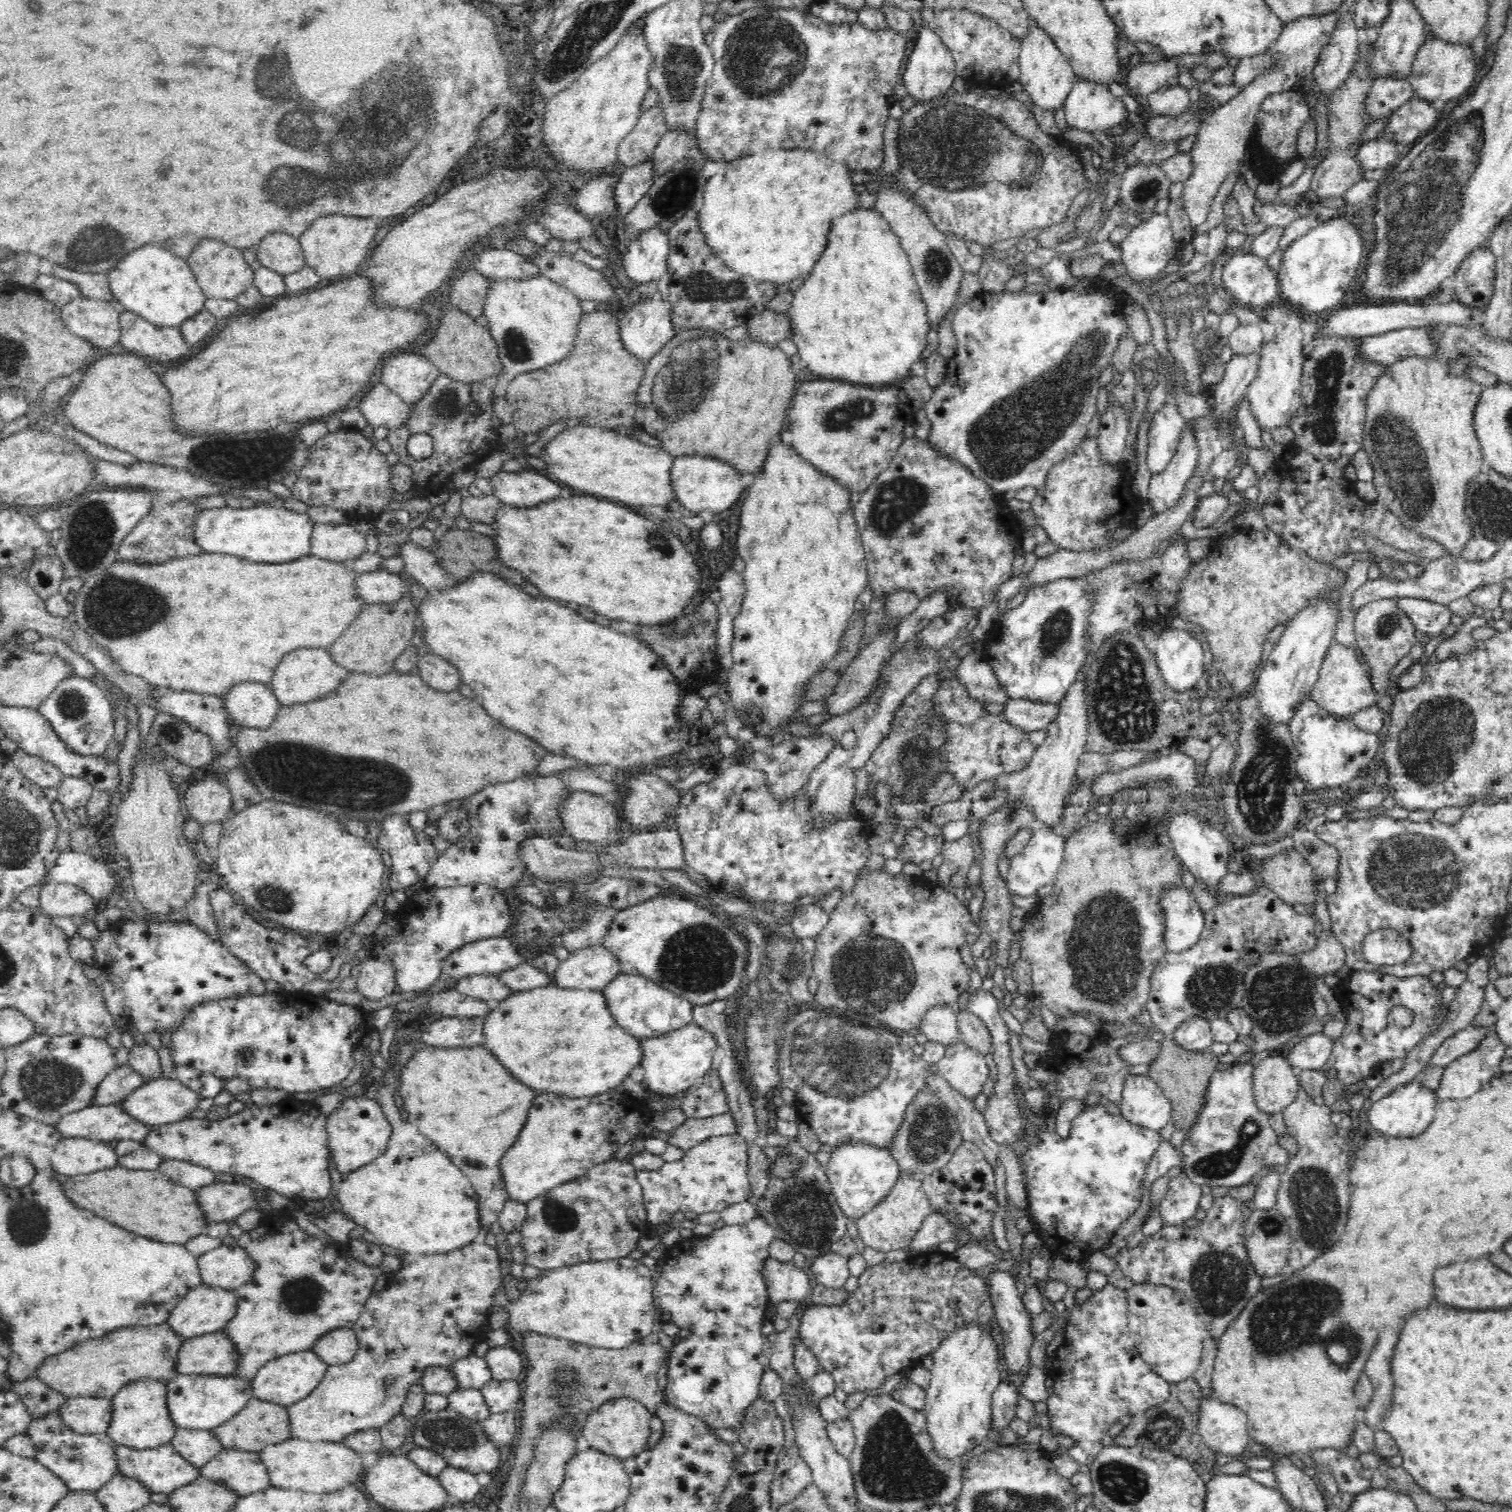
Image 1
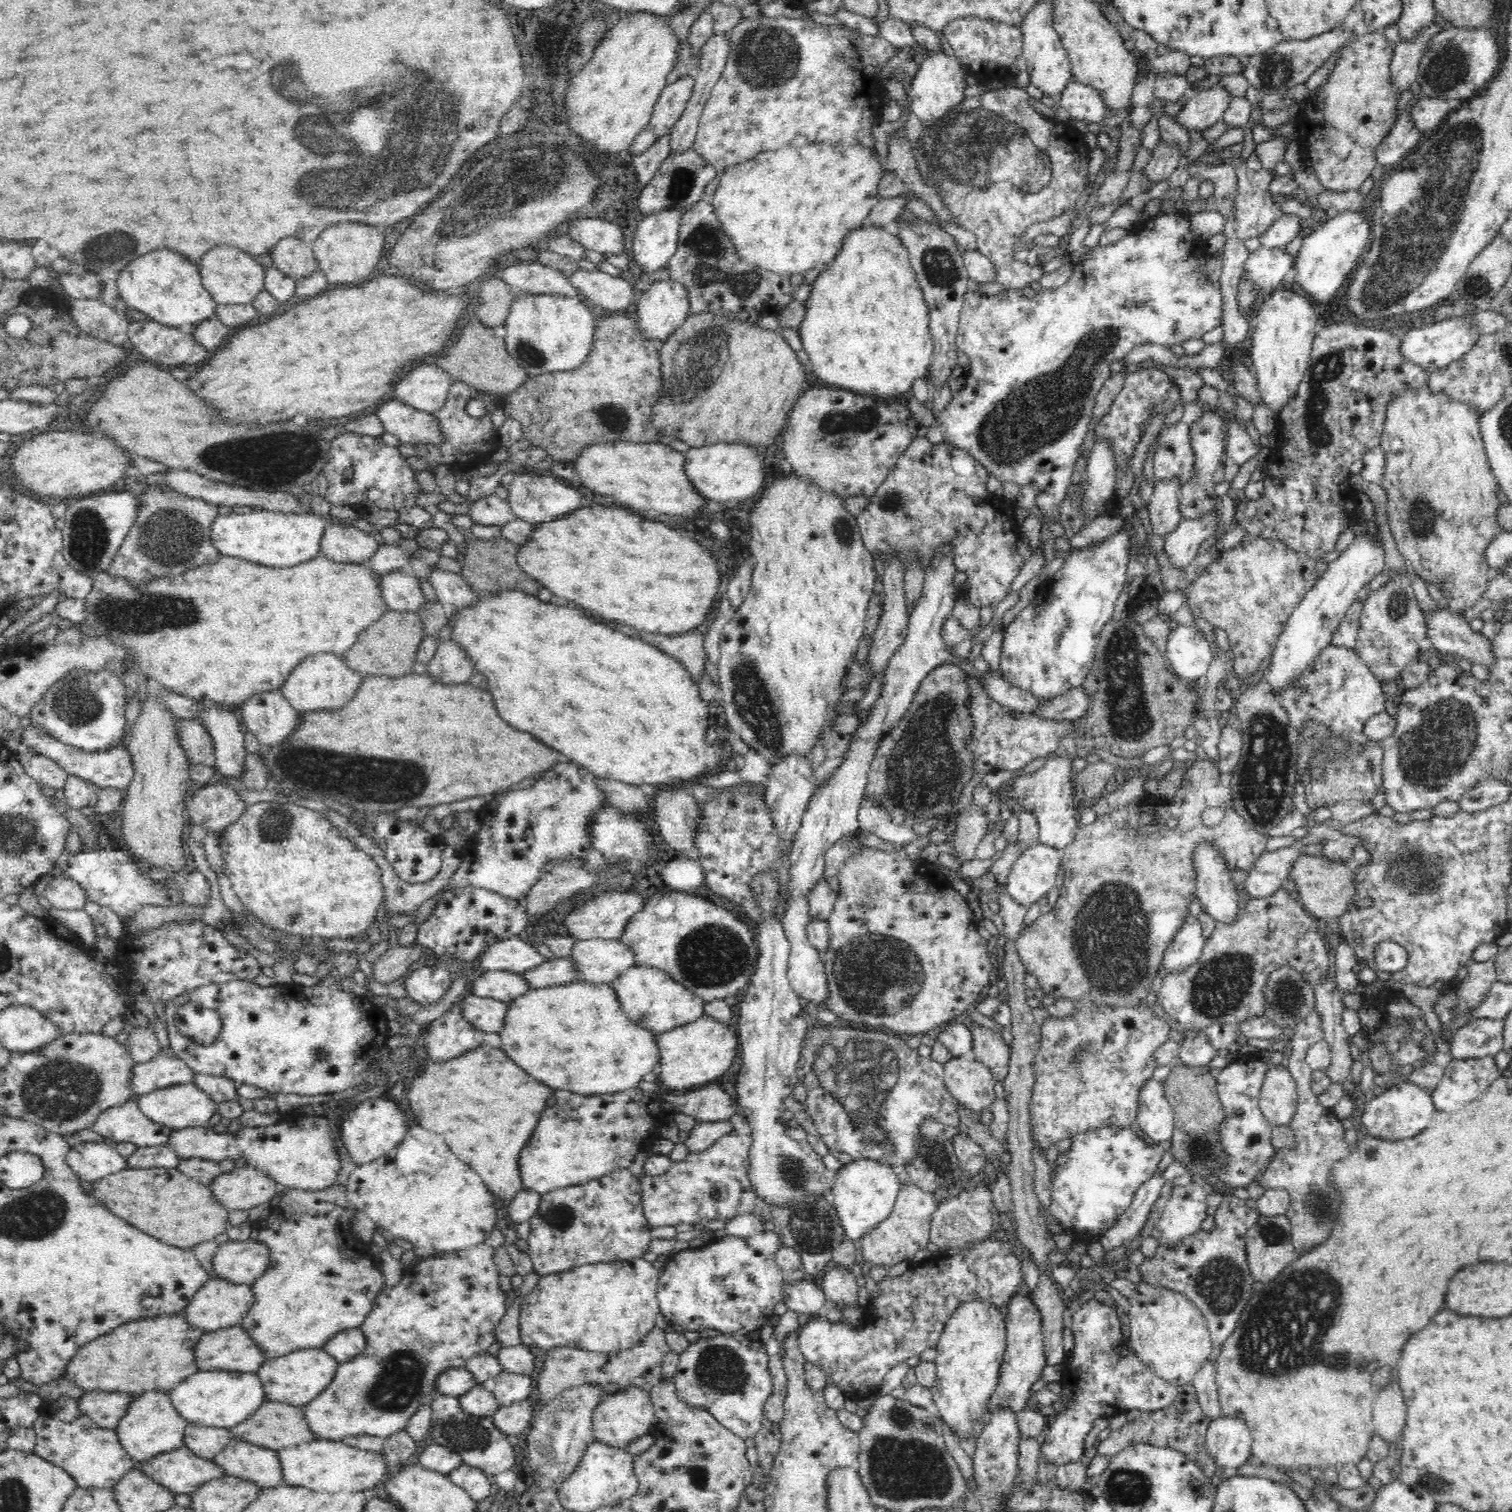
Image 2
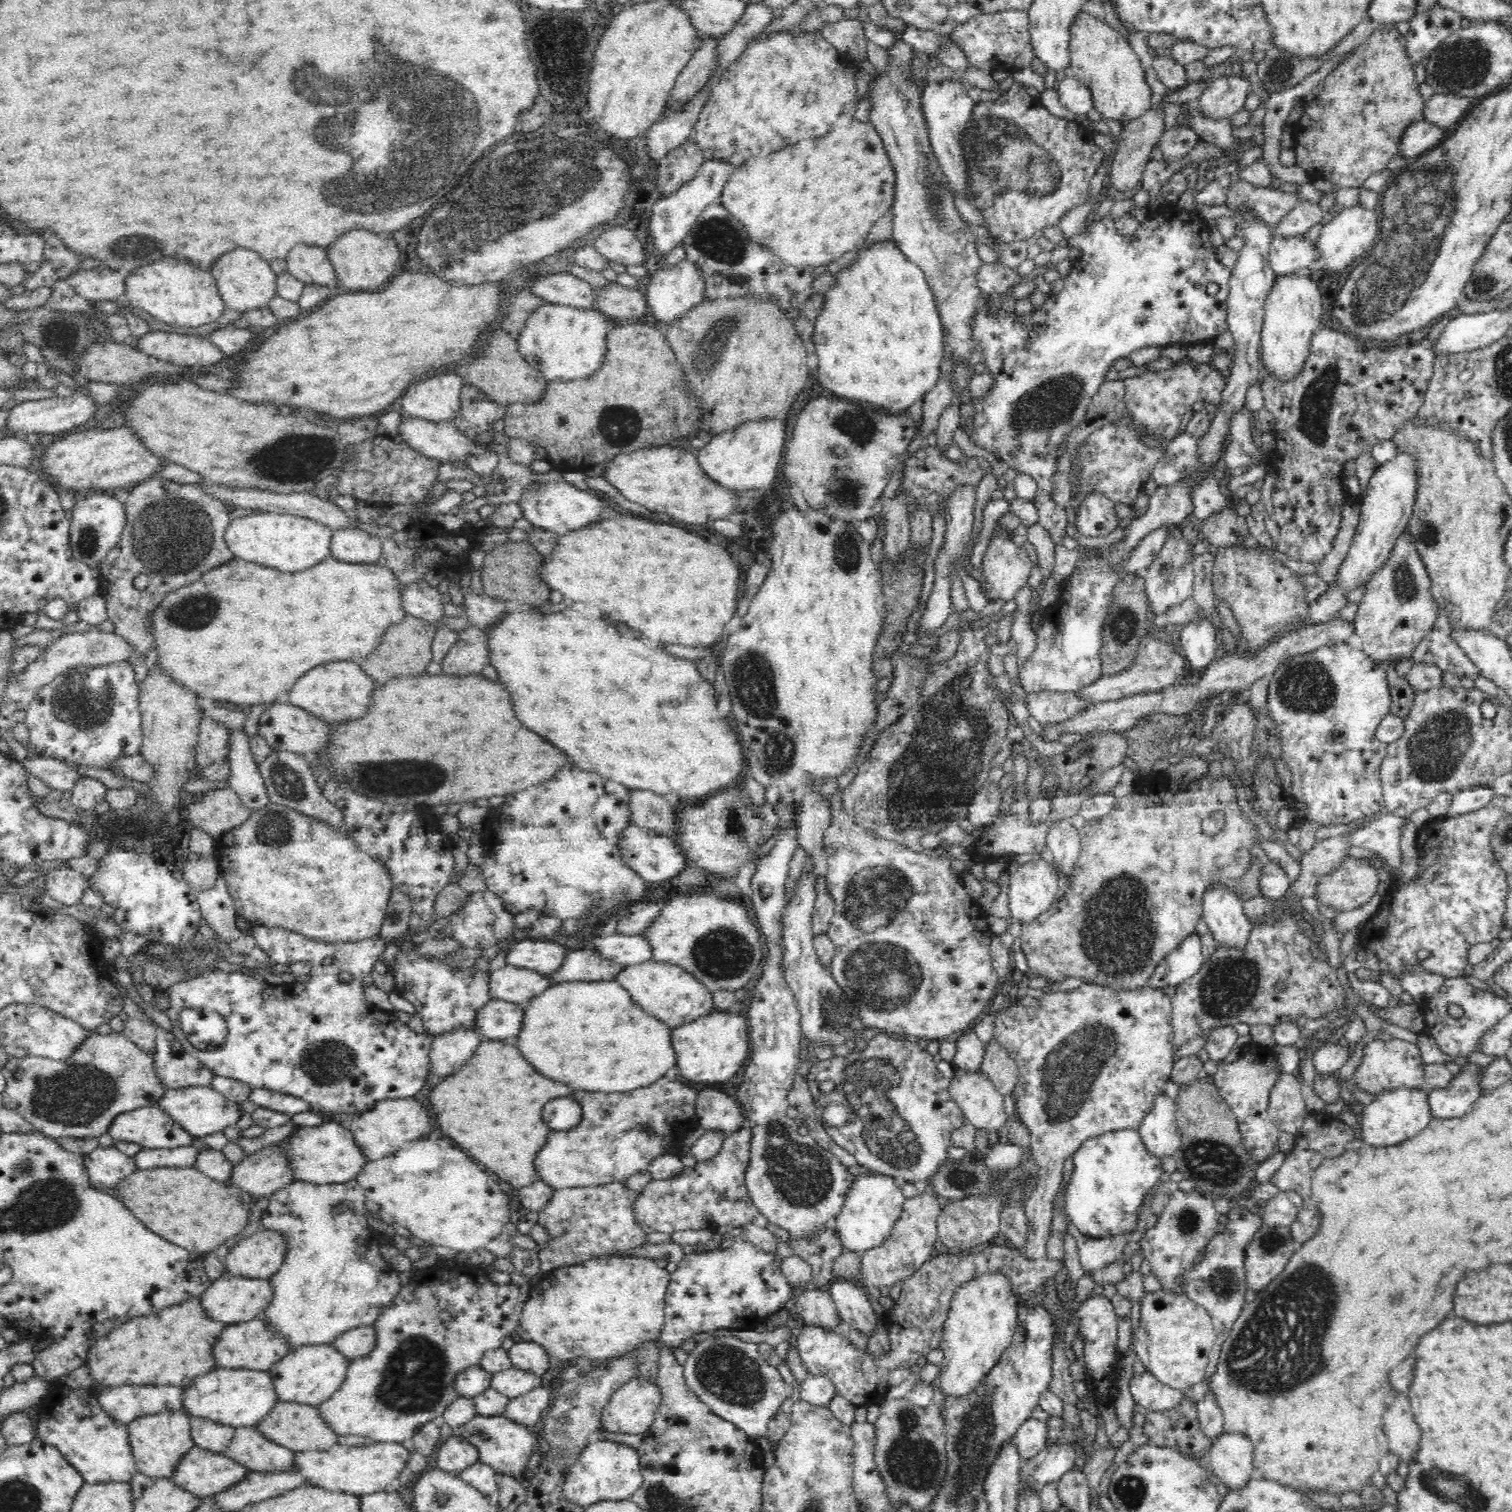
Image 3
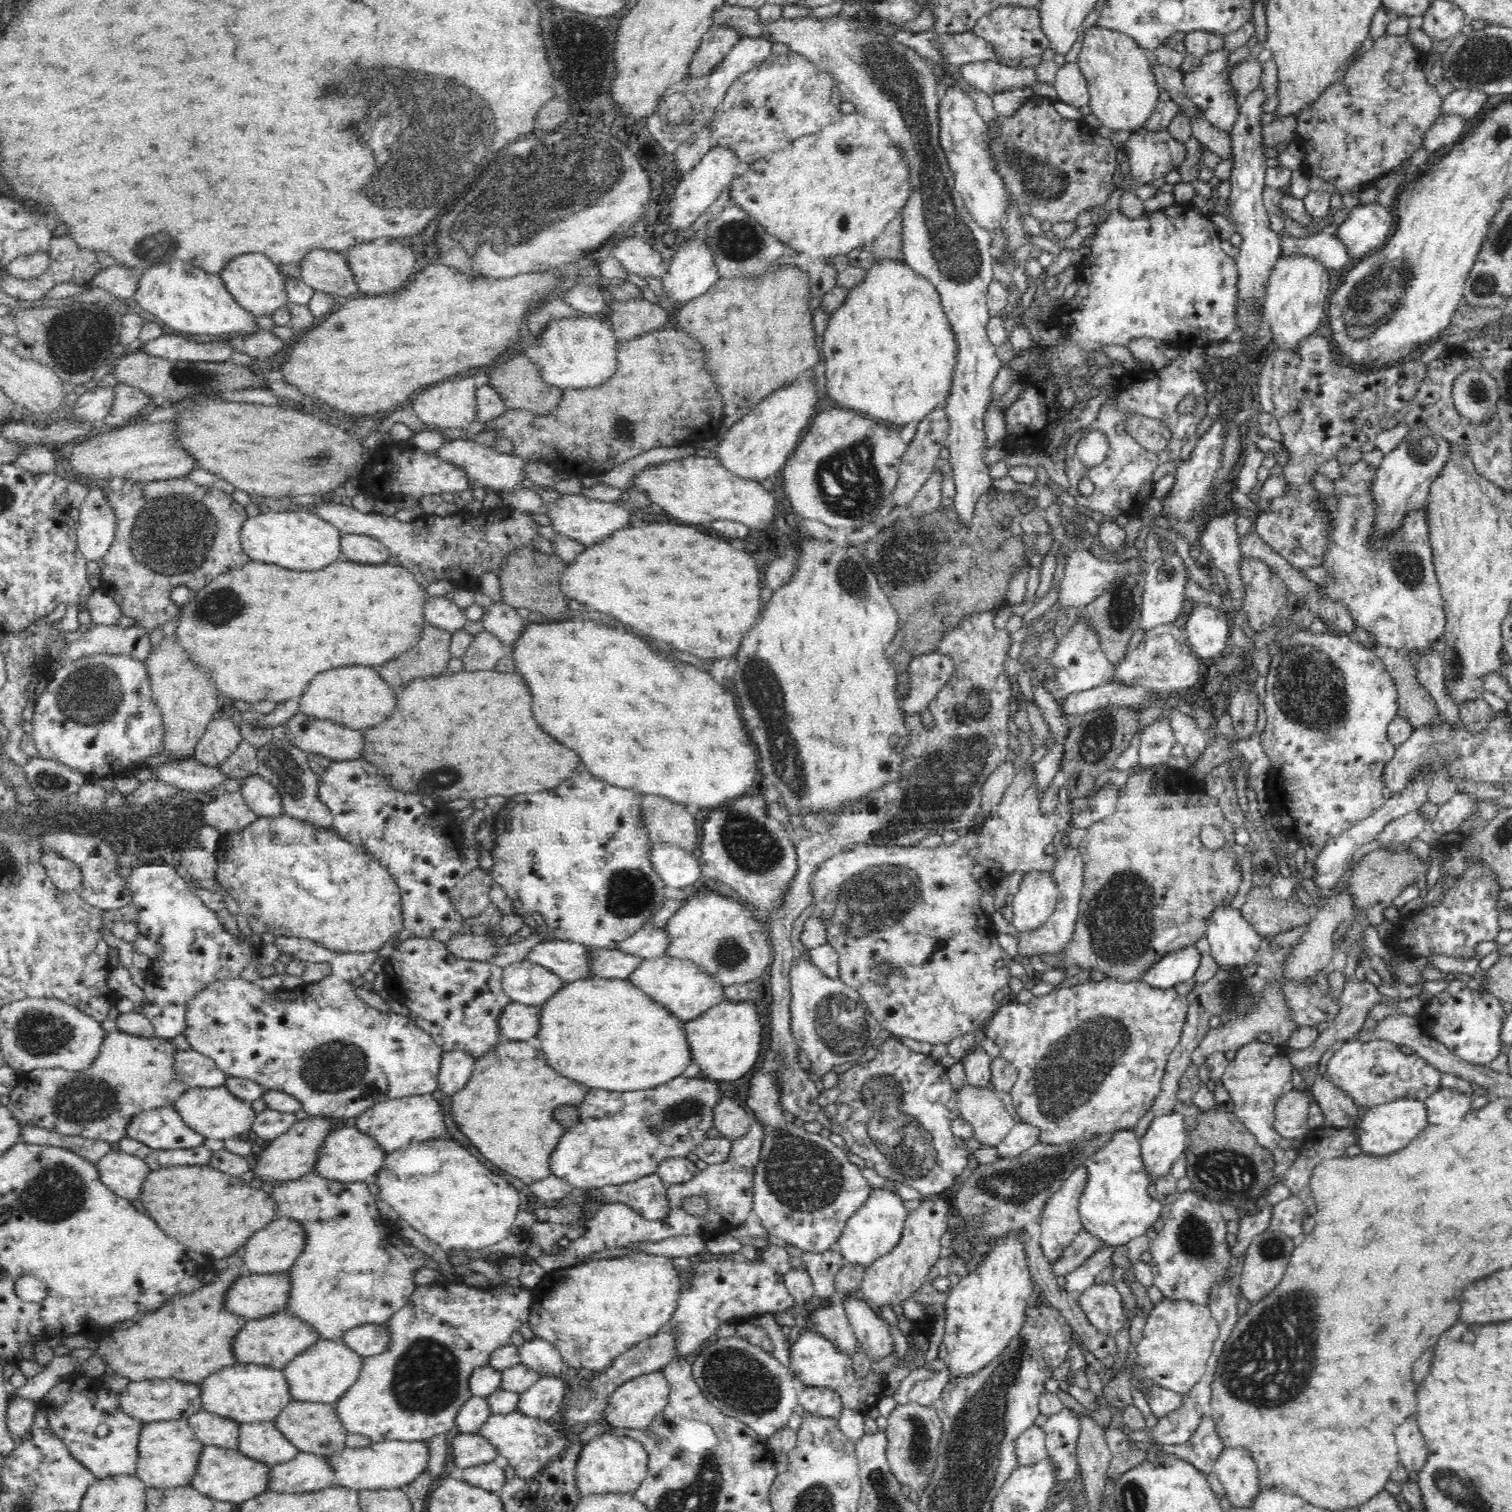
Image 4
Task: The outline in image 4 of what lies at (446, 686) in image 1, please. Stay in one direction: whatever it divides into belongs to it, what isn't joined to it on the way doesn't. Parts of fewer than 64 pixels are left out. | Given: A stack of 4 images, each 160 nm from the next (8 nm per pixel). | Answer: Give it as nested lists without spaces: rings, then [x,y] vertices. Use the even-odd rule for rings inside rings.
[[[484,631],[476,634],[468,652],[460,659],[464,665],[464,671],[495,670],[498,660],[507,653],[508,651],[497,636]]]

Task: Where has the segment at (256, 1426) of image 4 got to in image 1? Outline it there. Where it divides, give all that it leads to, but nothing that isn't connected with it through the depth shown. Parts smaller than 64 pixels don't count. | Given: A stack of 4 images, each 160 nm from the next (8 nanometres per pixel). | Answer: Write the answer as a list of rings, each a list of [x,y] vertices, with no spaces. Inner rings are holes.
[[[223,1447],[200,1470],[202,1477],[222,1481],[242,1497],[272,1487],[270,1473],[258,1451]]]

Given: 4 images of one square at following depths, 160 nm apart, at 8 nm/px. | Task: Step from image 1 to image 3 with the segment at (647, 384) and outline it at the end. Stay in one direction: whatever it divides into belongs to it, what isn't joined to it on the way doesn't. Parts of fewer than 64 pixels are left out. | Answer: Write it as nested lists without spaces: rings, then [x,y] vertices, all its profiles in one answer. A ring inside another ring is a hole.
[[[738,295],[704,299],[681,314],[681,317],[666,324],[665,329],[668,342],[678,361],[682,361],[686,368],[684,373],[690,376],[690,384],[696,390],[698,399],[700,396],[706,398],[704,411],[708,416],[704,418],[706,422],[702,428],[714,430],[710,434],[719,435],[722,430],[732,430],[752,419],[784,415],[808,382],[808,349],[804,345],[804,339],[797,332],[794,320],[786,314],[786,309],[778,305],[774,297],[766,299],[762,295]]]

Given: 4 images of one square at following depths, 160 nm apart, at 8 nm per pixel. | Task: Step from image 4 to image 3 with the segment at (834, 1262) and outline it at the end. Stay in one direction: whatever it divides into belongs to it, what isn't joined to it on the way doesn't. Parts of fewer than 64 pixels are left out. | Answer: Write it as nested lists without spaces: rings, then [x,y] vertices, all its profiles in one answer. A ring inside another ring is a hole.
[[[831,1225],[826,1230],[820,1230],[818,1236],[808,1240],[790,1238],[789,1246],[804,1262],[810,1264],[812,1280],[811,1291],[828,1291],[835,1280],[833,1275],[834,1260],[844,1251],[844,1246],[837,1236],[836,1229]]]

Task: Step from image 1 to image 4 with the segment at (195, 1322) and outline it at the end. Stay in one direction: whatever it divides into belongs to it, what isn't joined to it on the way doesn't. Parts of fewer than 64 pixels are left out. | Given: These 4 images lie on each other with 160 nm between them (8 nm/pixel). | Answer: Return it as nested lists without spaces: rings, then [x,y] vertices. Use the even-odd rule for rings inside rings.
[[[290,1271],[274,1274],[249,1272],[234,1282],[226,1298],[226,1307],[246,1319],[260,1319],[282,1312],[291,1298]]]

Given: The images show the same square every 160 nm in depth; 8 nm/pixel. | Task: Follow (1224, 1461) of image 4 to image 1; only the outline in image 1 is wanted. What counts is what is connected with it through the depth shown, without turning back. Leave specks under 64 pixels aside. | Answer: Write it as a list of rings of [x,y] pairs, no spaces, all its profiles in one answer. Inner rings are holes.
[[[1208,1396],[1201,1401],[1199,1417],[1202,1440],[1214,1454],[1240,1456],[1253,1450],[1247,1416],[1243,1410]]]

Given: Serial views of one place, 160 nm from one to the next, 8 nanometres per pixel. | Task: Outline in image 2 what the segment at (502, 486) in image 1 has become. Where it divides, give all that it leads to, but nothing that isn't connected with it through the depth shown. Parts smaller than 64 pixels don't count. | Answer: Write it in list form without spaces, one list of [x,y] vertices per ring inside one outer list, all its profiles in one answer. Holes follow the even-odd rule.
[[[520,472],[513,477],[507,488],[507,500],[512,512],[516,514],[518,519],[529,522],[534,526],[562,520],[562,518],[570,516],[572,512],[576,512],[584,506],[584,496],[578,491],[577,484],[575,489],[575,485],[570,487],[570,485],[558,481],[558,477],[552,474],[530,476],[525,472]]]

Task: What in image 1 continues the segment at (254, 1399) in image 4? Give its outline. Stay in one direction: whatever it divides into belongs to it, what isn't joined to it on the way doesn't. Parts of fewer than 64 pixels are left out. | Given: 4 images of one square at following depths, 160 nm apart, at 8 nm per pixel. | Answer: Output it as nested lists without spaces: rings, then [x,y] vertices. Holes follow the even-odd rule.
[[[176,1374],[167,1382],[168,1408],[177,1427],[213,1430],[236,1417],[254,1397],[252,1381],[235,1375]]]

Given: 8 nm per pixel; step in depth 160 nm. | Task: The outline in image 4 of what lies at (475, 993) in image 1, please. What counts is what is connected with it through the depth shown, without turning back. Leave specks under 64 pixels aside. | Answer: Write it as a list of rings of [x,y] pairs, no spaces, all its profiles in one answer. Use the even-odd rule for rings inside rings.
[[[524,958],[504,967],[502,988],[512,1002],[544,1005],[548,998],[562,990],[565,982],[553,970]]]

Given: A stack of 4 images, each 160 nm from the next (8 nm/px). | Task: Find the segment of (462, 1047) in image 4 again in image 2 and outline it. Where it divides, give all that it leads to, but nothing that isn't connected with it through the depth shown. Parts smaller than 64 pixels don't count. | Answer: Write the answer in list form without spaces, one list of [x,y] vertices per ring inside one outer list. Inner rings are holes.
[[[438,966],[414,970],[404,982],[407,995],[420,1006],[438,1004],[452,986],[452,973]]]

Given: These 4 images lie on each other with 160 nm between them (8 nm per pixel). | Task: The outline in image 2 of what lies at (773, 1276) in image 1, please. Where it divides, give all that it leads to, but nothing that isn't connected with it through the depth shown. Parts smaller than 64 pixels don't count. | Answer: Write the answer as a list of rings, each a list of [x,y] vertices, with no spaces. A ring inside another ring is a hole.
[[[804,1278],[797,1283],[785,1281],[784,1290],[783,1303],[794,1312],[819,1316],[825,1314],[828,1308],[825,1293],[810,1279]]]

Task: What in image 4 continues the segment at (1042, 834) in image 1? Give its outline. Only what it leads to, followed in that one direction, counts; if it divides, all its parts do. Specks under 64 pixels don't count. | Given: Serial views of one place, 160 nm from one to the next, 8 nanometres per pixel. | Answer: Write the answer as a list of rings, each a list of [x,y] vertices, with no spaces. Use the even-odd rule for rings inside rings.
[[[1053,873],[1025,874],[1012,900],[1012,924],[1022,932],[1036,930],[1055,911],[1060,891]]]

